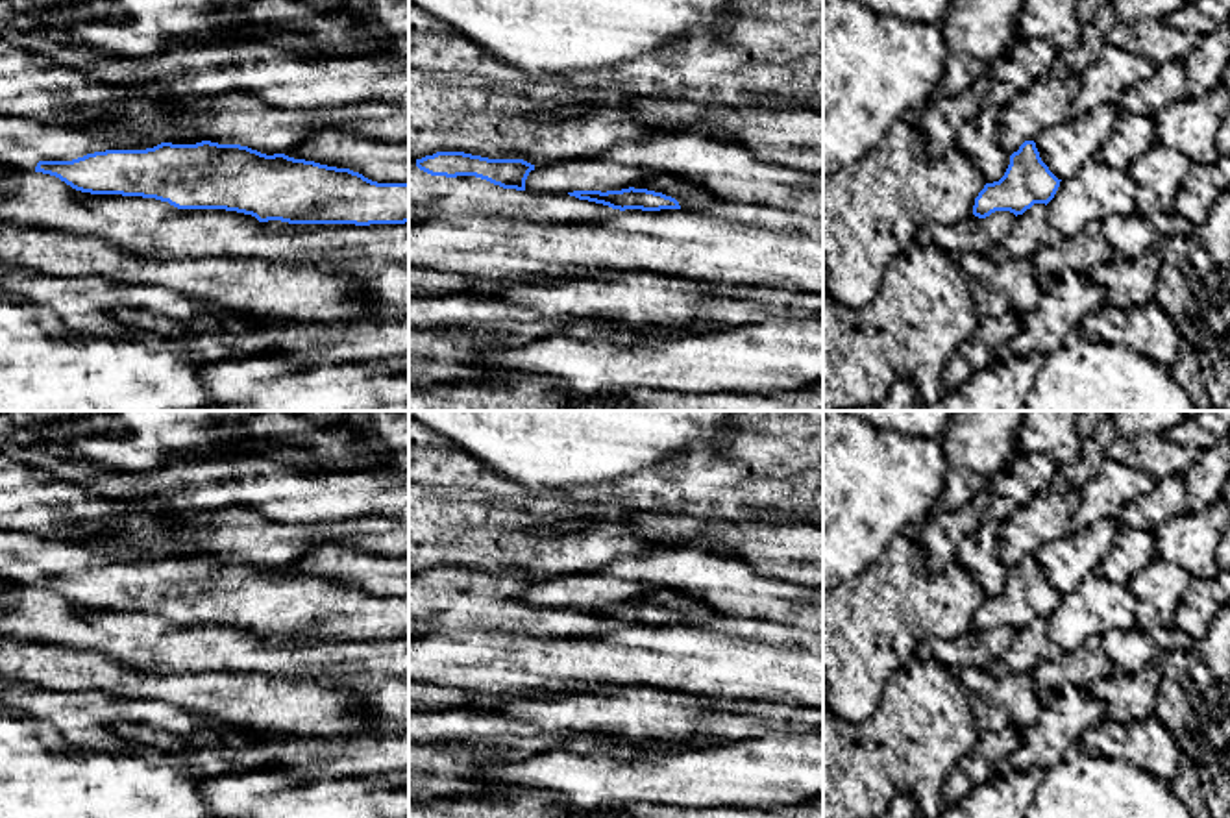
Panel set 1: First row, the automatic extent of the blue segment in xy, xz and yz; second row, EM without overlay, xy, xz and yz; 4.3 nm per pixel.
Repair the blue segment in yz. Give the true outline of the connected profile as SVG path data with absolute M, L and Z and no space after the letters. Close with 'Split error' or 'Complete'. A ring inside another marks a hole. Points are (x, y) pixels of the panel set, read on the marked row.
M1025 141L1010 155L1010 165L999 181L986 183L975 198L973 215L986 218L995 211L1023 215L1034 204L1049 204L1060 181L1041 161L1034 141Z. Complete

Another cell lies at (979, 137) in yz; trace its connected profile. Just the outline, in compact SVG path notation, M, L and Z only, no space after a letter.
M984 98L973 118L956 131L956 146L973 161L986 183L999 181L1008 165L1010 152L1001 144L1001 100Z

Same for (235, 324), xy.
M226 313L222 316L222 329L226 333L244 335L257 326L259 326L259 322L250 320L246 316L237 316L237 315L229 315L229 313Z

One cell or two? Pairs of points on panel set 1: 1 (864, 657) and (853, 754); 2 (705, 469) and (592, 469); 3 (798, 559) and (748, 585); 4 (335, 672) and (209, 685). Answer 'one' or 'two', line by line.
1: two
2: two
3: two
4: two

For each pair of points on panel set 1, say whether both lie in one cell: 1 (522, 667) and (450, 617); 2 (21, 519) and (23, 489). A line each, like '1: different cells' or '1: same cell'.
1: different cells
2: same cell

